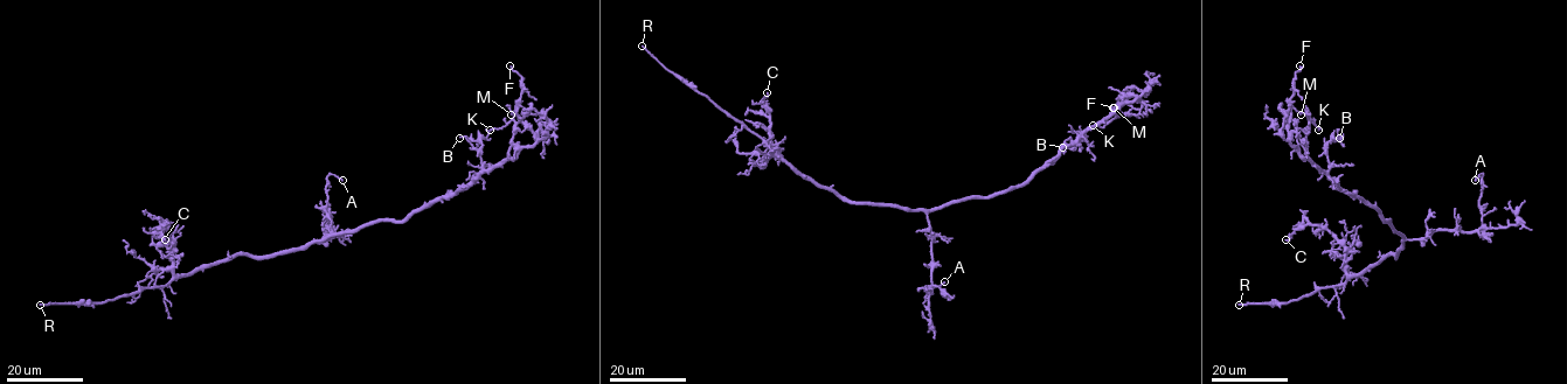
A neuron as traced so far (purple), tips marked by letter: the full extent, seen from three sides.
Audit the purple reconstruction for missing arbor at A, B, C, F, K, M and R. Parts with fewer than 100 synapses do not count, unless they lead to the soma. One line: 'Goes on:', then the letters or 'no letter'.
Goes on: R

